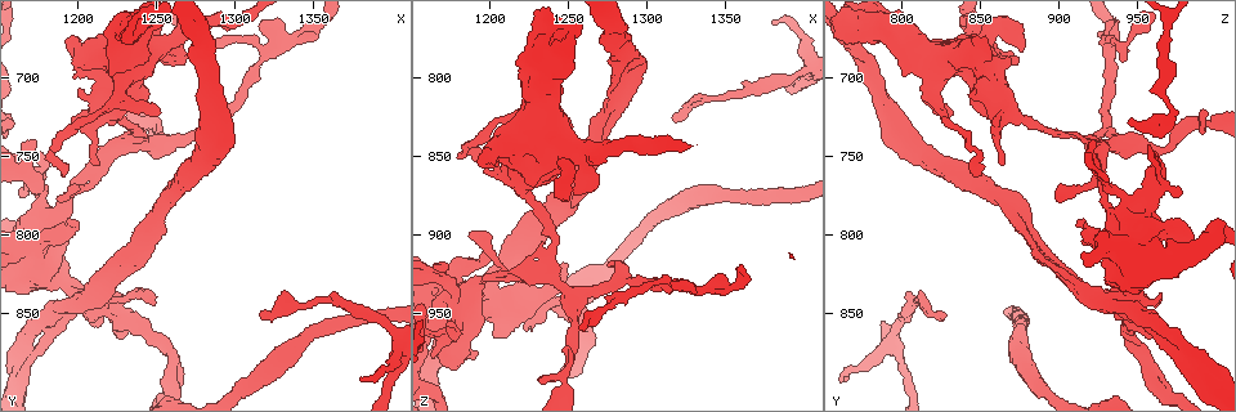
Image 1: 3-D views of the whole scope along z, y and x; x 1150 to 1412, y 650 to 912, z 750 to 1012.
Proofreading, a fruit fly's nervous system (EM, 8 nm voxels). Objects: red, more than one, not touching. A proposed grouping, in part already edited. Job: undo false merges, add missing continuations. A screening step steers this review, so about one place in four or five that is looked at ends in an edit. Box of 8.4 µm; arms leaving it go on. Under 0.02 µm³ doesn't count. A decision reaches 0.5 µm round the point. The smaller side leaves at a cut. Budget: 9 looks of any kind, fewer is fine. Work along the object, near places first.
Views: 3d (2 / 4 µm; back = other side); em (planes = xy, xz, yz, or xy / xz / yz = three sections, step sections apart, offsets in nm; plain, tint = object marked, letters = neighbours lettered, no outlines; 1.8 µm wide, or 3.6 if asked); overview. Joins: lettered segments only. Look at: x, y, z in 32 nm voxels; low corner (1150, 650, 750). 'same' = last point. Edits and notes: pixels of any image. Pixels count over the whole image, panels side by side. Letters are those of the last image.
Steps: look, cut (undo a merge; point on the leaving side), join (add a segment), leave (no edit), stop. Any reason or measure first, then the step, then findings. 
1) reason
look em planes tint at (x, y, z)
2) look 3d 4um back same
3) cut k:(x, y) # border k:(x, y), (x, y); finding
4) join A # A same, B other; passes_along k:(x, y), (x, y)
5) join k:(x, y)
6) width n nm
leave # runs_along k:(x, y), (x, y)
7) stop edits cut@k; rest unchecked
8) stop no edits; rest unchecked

thin end
look 3d 4um at (1316, 852, 824)

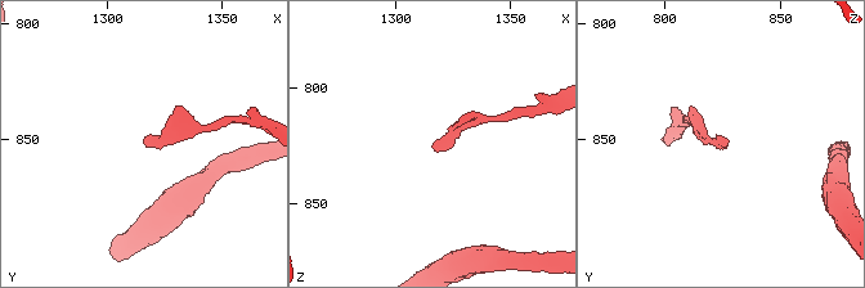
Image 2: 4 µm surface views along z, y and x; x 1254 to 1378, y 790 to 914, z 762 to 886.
look em planes letters at (1315, 851, 825)

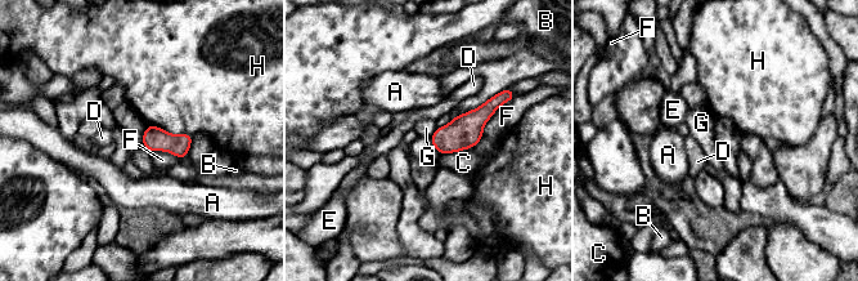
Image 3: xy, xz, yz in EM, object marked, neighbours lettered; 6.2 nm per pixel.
width 150 nm
leave # A other, B other, C other, D other, E other, F other, G other, H other; no lettered segment goes on from it

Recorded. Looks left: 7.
thick turns thin
look 3d 4um at (1204, 840, 944)

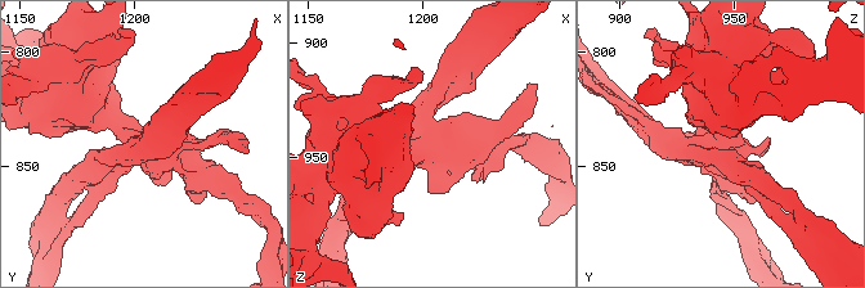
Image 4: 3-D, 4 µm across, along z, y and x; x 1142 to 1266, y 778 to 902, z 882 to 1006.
look em yz step 4 letters at (1204, 840, 943)

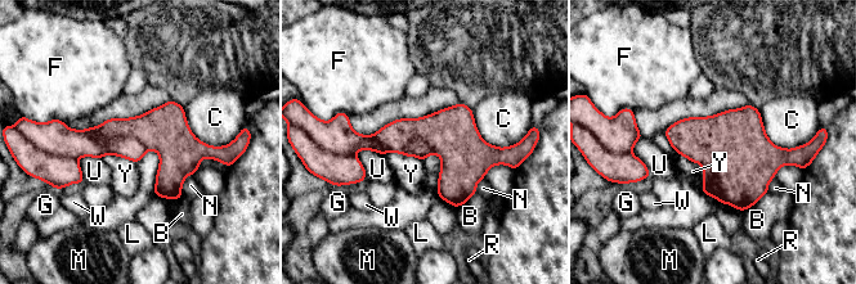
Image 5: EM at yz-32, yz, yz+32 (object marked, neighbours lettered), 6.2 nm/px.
longest_contact C 360 nm
leave # B other, C other, F other, G other, L other, M other, N other, R other, U other, W other, Y other; border 5:(676, 152), (702, 166), (702, 190); all the same cell

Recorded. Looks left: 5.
an open end
look 3d 4um at (1198, 698, 848)

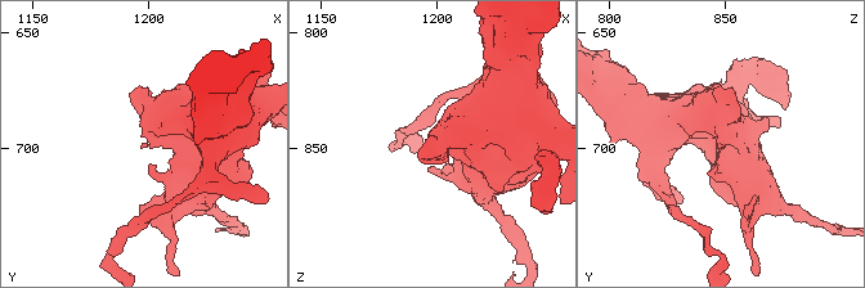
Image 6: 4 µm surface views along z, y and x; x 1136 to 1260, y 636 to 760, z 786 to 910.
need the tissue
look em xy step 4 tint at (1197, 700, 848)

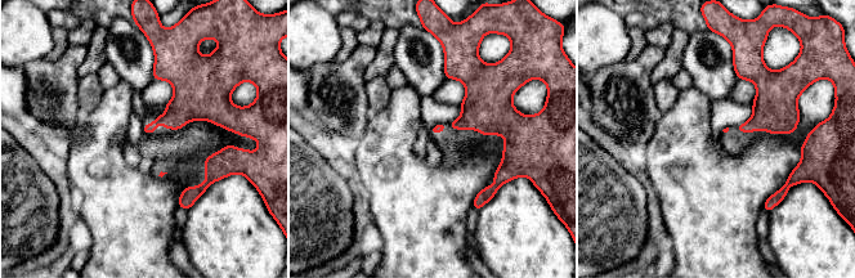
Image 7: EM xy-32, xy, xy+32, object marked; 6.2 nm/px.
another direction
look em planes letters same

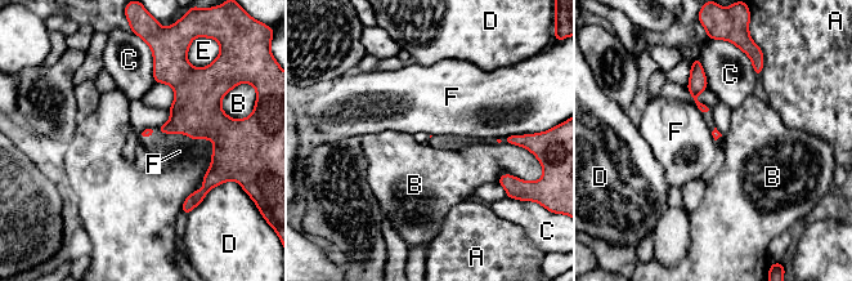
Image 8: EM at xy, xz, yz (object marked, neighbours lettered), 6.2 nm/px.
leave # A other, B other, C other, D other, E other, F other; border 8:(519, 134), (505, 137); none of them fits

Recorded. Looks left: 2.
stop no edits; rest unchecked

